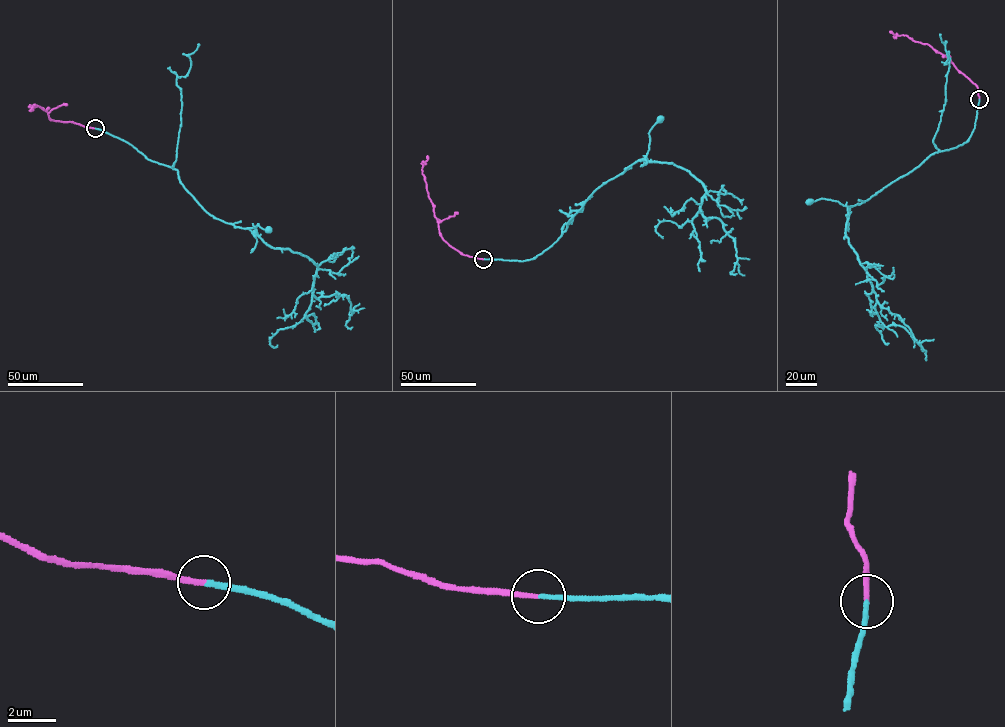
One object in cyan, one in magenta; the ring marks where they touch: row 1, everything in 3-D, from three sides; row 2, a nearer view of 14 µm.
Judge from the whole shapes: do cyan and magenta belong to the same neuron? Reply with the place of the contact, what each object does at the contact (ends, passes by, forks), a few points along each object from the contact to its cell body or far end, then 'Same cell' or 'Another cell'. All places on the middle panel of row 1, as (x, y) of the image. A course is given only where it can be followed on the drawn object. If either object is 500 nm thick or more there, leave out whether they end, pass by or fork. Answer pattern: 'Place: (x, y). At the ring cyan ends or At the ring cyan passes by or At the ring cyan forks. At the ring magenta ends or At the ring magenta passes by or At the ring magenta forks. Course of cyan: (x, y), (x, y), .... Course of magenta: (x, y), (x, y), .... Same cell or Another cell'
Place: (483, 259). At the ring cyan ends. At the ring magenta ends. Course of cyan: (483, 259), (522, 261), (541, 254), (561, 236), (593, 192), (645, 158), (649, 131), (660, 119). Course of magenta: (483, 259), (462, 254), (442, 238), (422, 173), (427, 155). Same cell

